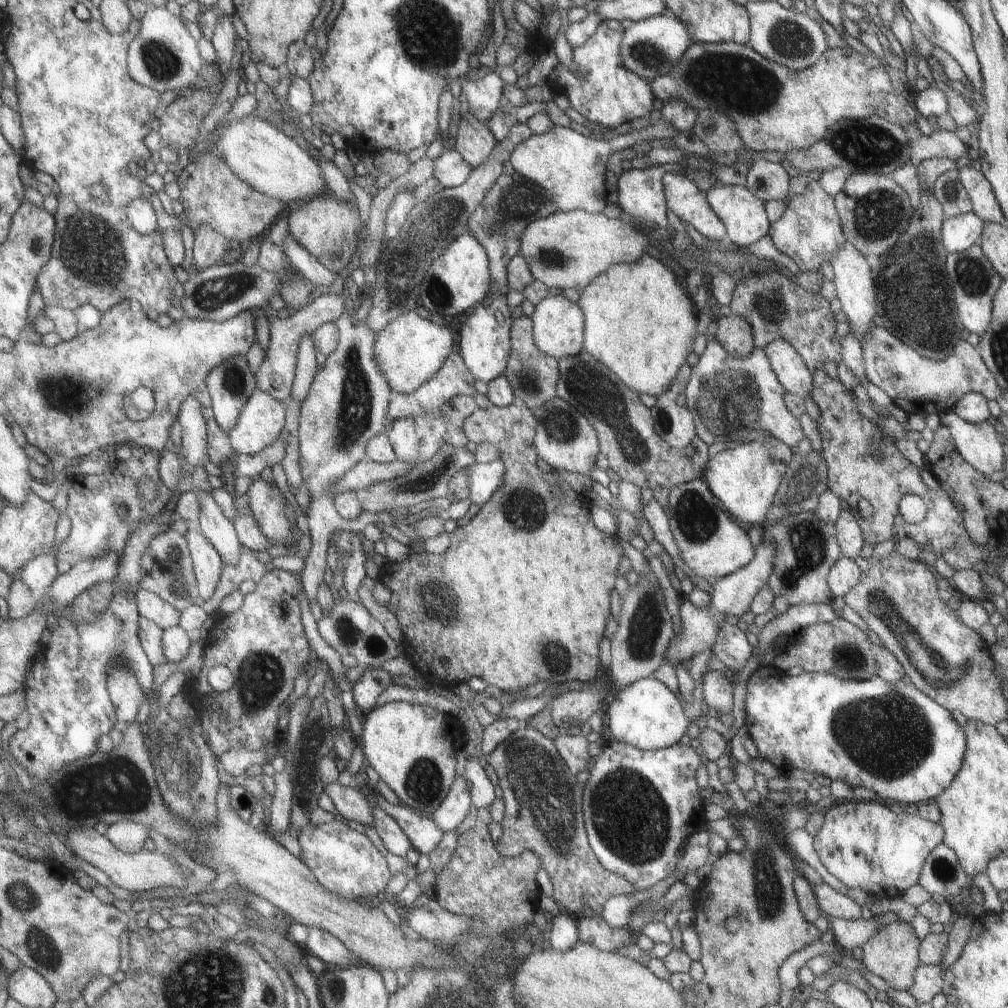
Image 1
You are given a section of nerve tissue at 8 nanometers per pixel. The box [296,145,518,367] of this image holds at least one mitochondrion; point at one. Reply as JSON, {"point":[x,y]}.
{"point":[404,292]}

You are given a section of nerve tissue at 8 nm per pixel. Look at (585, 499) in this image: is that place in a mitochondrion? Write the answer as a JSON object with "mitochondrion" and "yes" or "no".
{"mitochondrion":"no"}

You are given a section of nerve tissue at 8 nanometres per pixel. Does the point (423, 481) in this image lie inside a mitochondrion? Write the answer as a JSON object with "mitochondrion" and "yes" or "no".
{"mitochondrion":"yes"}

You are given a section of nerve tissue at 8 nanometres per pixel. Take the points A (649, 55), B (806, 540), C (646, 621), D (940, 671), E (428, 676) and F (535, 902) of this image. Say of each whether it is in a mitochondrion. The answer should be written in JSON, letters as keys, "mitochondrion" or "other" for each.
{"A":"mitochondrion","B":"mitochondrion","C":"mitochondrion","D":"mitochondrion","E":"other","F":"other"}

